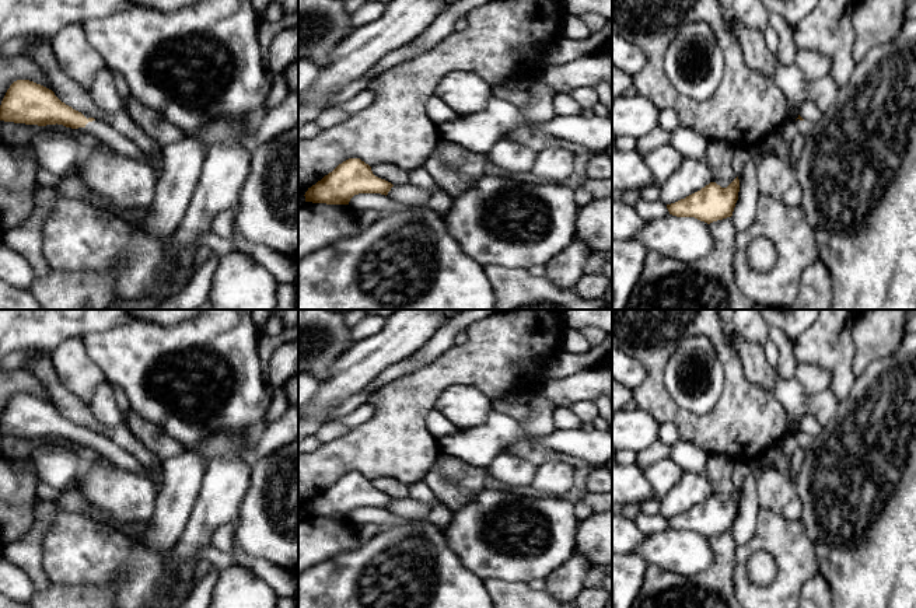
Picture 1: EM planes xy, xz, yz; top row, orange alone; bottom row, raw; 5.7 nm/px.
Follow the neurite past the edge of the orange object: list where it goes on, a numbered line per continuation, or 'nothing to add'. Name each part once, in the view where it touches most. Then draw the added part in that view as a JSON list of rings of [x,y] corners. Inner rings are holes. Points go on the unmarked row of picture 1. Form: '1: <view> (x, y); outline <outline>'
1: xy (109, 450); outline [[[95,433],[85,438],[85,444],[94,448],[95,451],[101,452],[112,464],[133,474],[143,475],[155,483],[155,478],[150,474],[150,471],[144,465],[141,465],[130,452],[120,448],[109,438]]]

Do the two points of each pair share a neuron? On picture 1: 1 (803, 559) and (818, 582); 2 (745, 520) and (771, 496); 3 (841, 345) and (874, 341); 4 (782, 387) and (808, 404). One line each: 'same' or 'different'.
1: different
2: different
3: different
4: same

